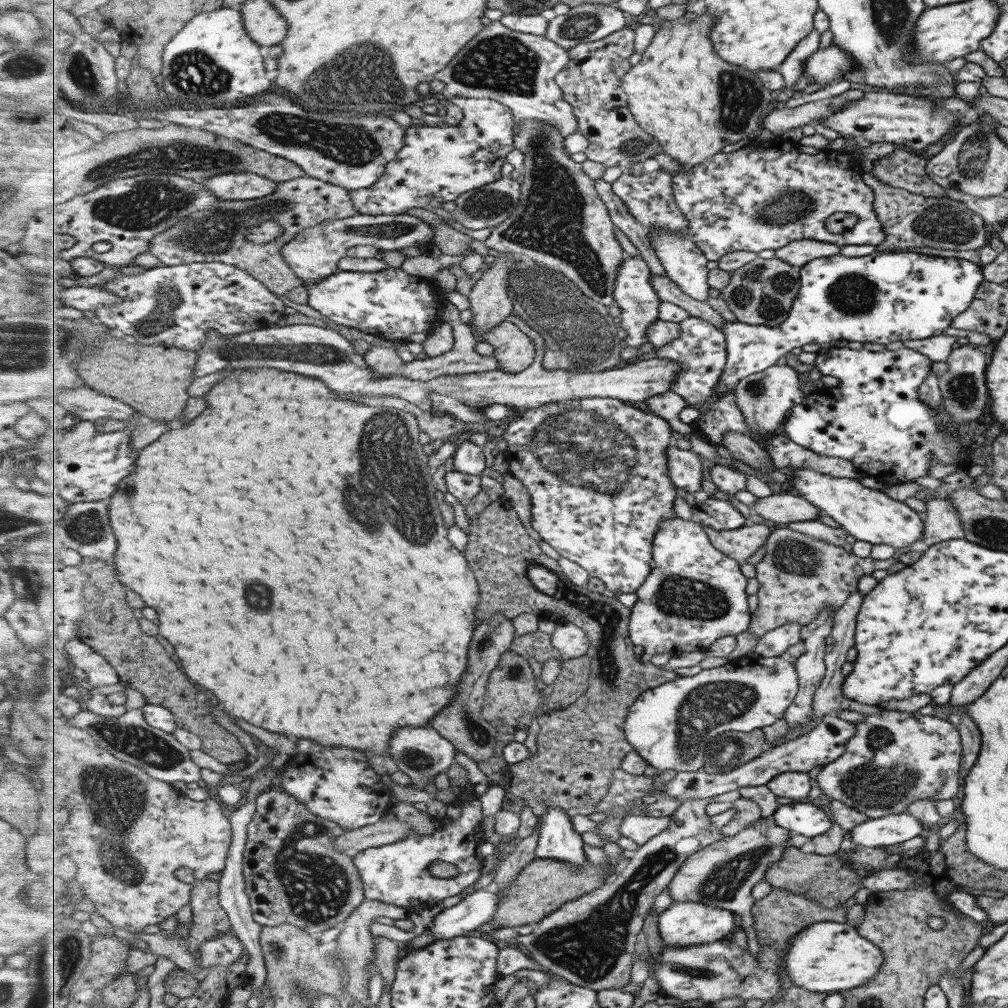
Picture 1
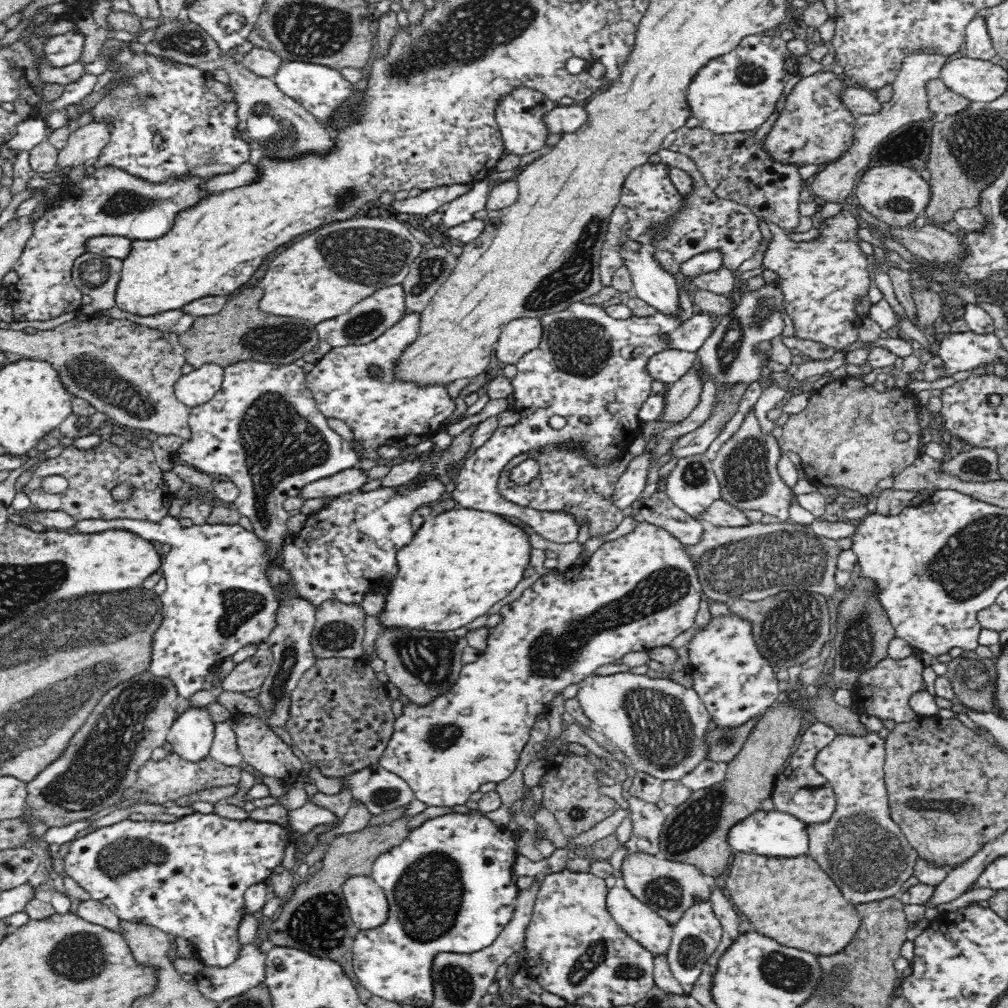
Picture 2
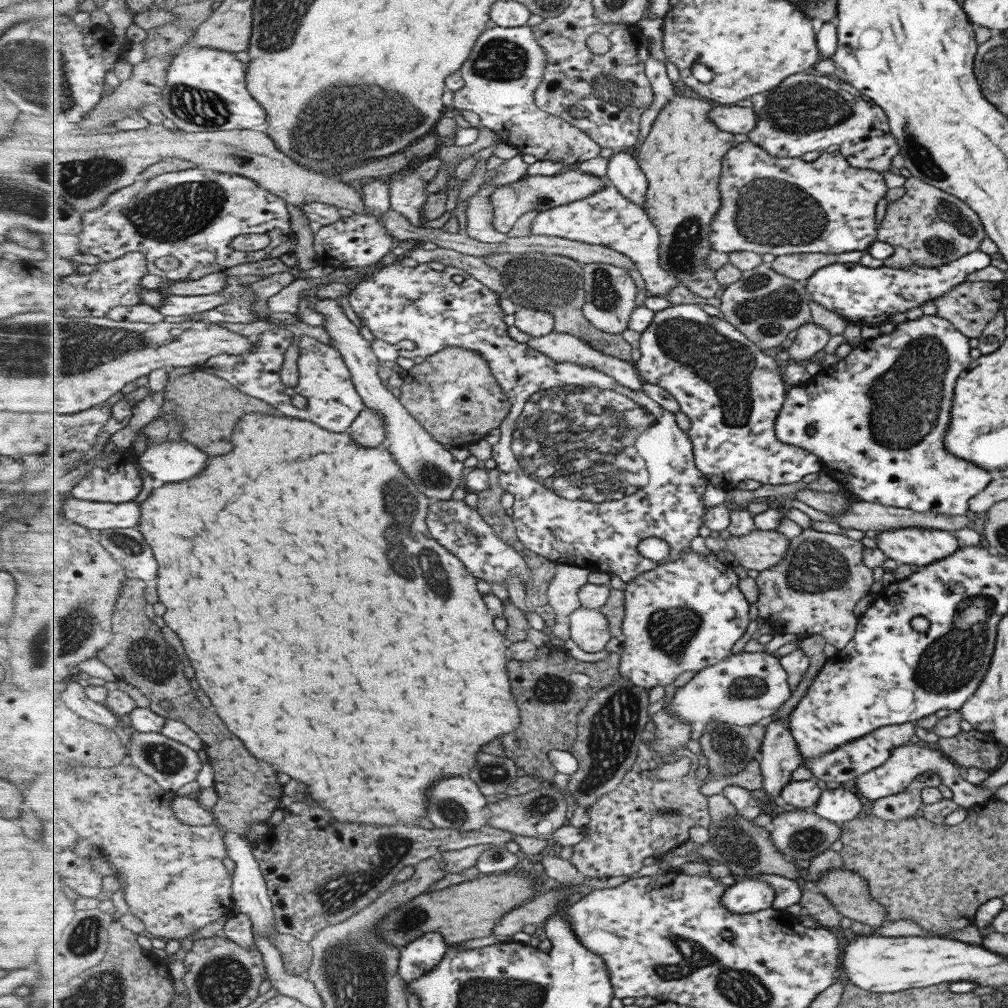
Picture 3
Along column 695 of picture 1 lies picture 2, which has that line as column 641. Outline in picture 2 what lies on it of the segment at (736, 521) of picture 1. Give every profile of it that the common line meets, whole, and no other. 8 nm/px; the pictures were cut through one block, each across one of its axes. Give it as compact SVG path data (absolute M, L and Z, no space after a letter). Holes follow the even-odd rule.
M656 491L644 500L638 510L638 518L663 526L685 546L698 544L705 531L700 520L679 509L666 491Z

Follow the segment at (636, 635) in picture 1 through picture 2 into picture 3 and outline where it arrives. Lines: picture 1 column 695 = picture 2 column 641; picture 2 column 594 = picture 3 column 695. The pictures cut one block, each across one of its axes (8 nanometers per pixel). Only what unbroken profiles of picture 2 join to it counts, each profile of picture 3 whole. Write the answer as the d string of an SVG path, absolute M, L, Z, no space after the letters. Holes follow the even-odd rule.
M686 552L682 557L670 559L655 570L644 572L627 583L626 617L622 624L622 665L620 674L630 678L637 686L647 690L655 686L667 686L683 672L702 671L719 664L732 655L731 648L741 640L749 626L751 602L740 589L739 576L733 567L721 562L717 554L701 555Z

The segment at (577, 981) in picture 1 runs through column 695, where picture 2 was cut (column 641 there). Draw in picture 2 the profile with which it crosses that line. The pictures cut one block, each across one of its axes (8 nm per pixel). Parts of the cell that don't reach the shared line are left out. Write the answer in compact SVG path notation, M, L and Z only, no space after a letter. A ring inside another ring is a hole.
M626 786L622 794L632 811L629 817L632 833L628 842L622 844L626 846L626 855L644 853L659 856L659 840L666 820L662 810L651 802L630 795Z

